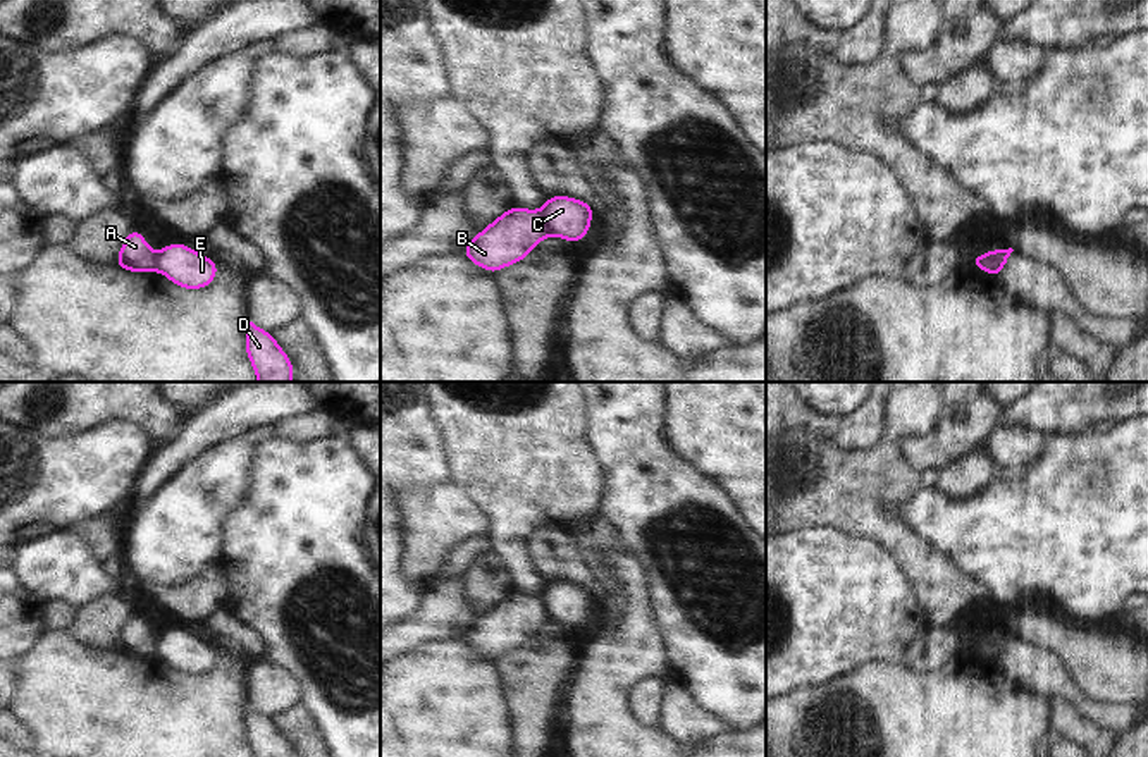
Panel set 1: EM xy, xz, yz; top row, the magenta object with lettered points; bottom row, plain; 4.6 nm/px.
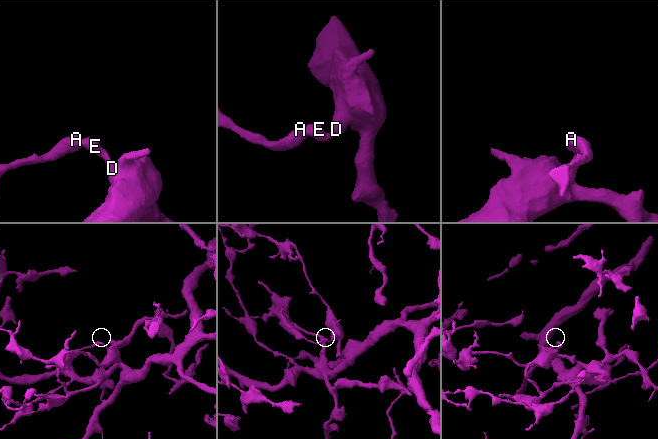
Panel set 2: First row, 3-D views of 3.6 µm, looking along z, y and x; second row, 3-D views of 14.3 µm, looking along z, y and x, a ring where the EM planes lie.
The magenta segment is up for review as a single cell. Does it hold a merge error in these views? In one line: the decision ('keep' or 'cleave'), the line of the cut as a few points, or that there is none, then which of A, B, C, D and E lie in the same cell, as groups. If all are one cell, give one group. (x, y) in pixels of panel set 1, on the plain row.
cleave; cut xz (539, 596), (549, 620); groups A B / C D E

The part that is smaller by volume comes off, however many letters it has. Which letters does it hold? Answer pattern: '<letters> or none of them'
A, B

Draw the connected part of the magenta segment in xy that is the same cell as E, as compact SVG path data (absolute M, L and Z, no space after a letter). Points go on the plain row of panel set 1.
M176 628L160 635L157 655L182 674L201 674L215 664L217 647Z

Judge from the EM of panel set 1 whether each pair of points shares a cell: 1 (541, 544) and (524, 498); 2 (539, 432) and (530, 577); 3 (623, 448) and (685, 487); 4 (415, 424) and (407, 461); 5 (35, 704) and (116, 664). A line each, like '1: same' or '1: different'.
1: different
2: same
3: same
4: same
5: same

